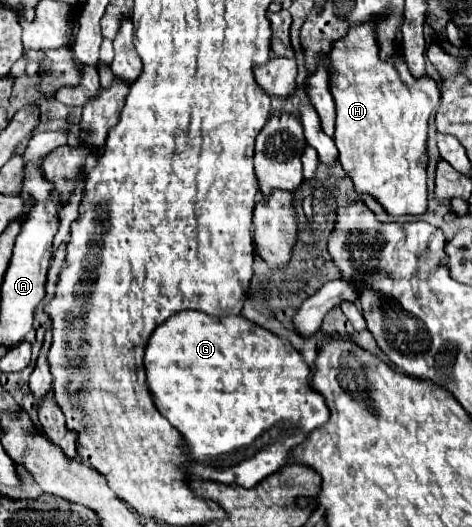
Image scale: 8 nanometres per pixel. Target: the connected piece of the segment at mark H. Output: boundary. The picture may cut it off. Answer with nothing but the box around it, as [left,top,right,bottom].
[329,21,439,215]

